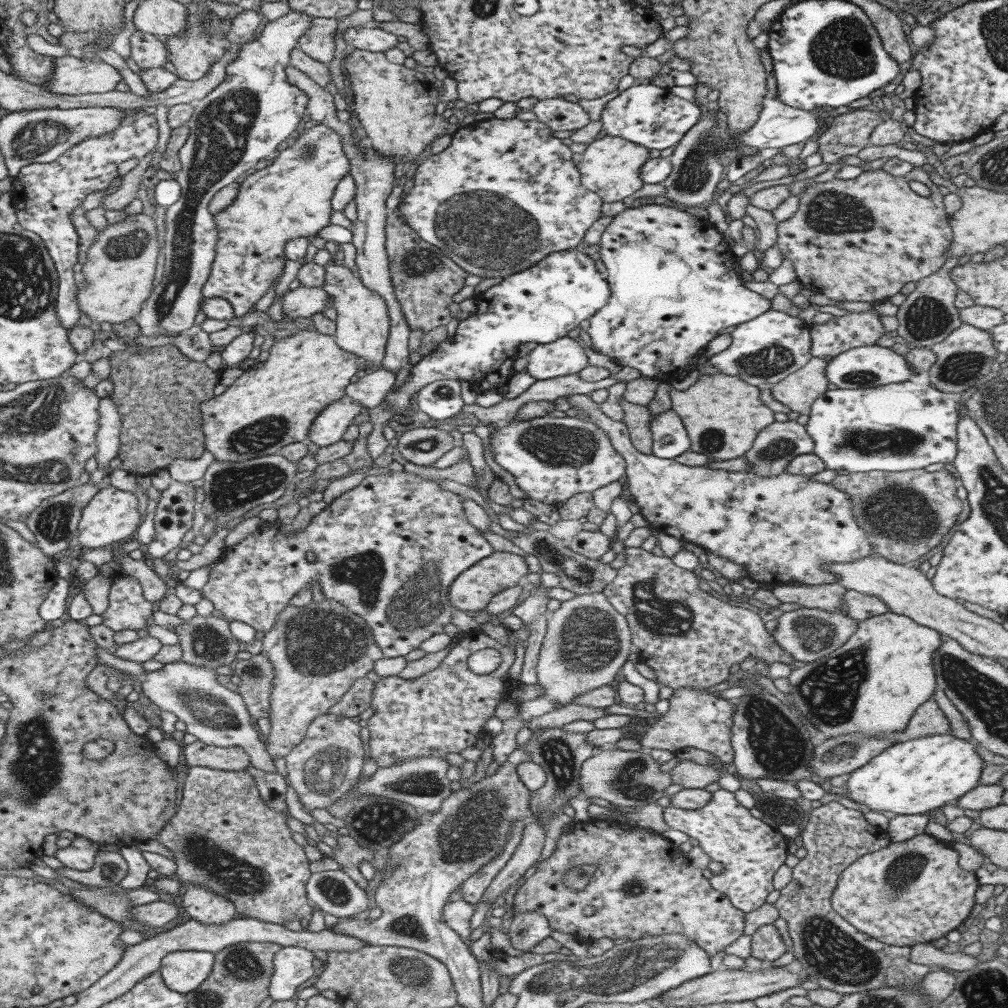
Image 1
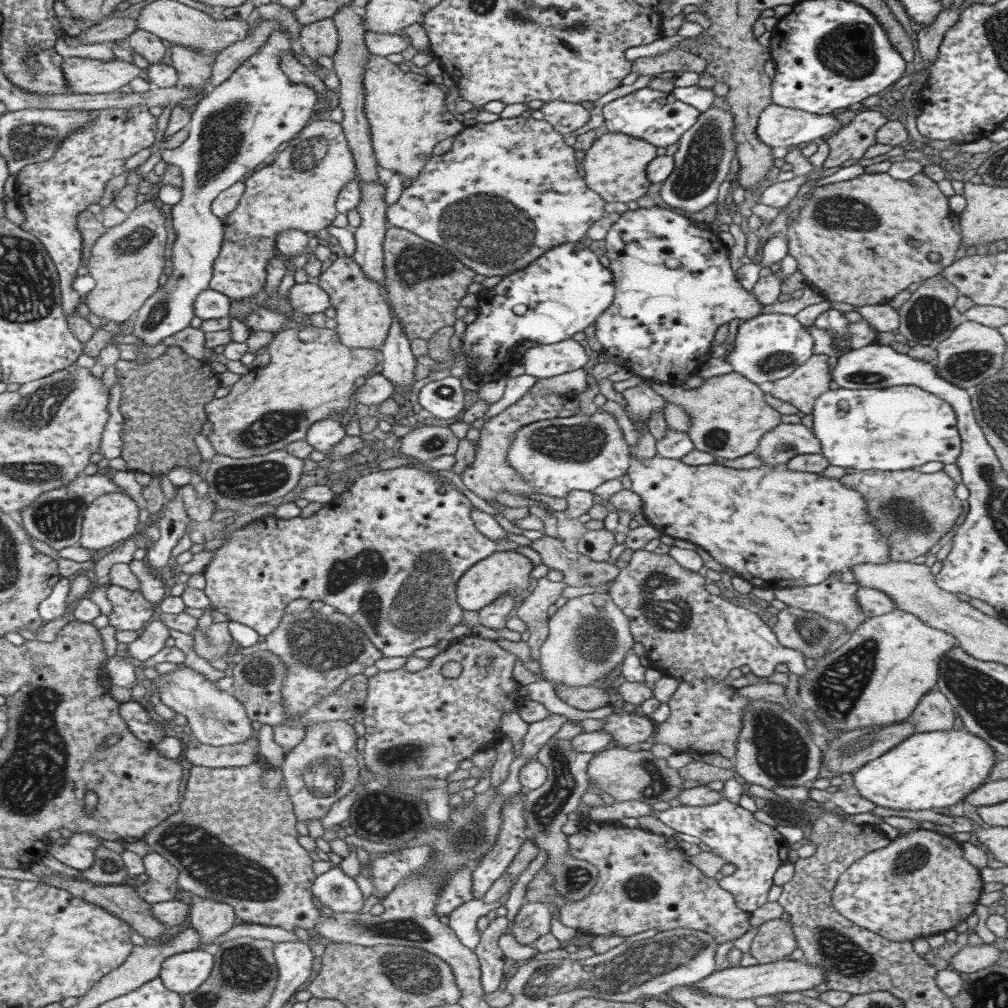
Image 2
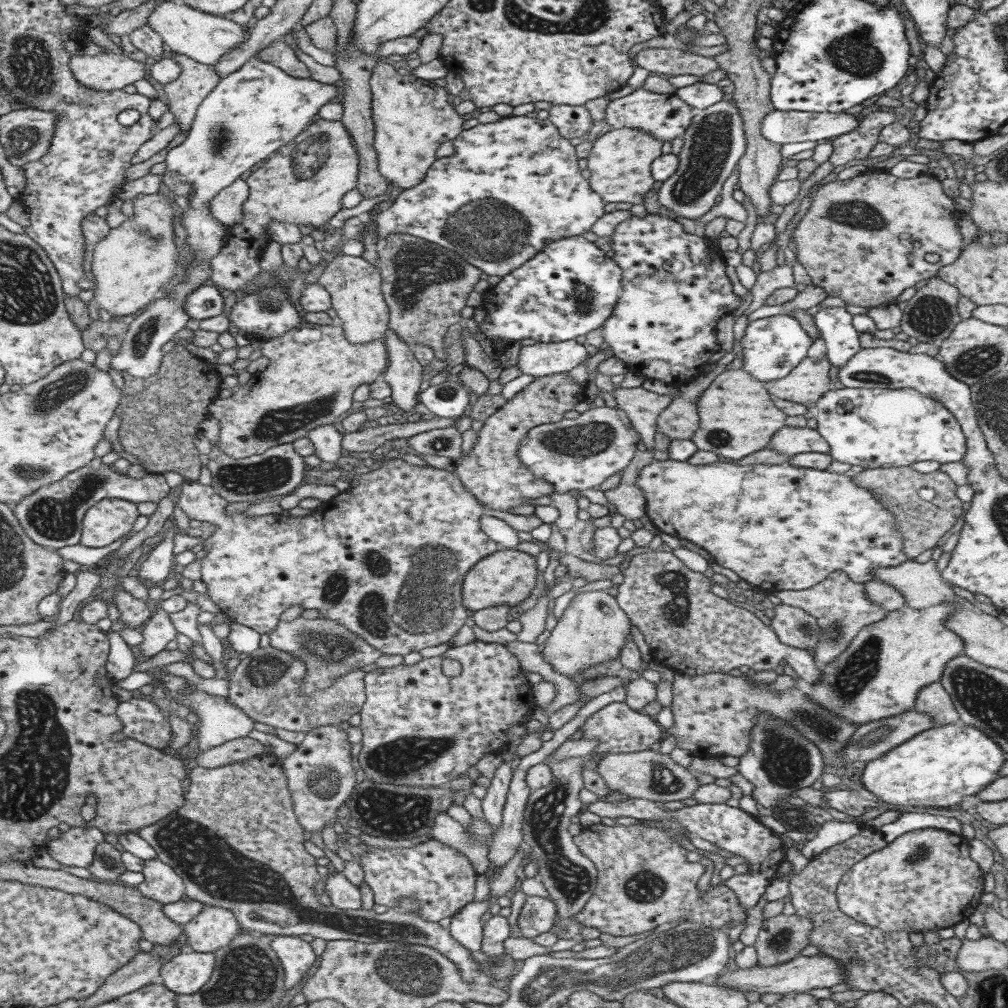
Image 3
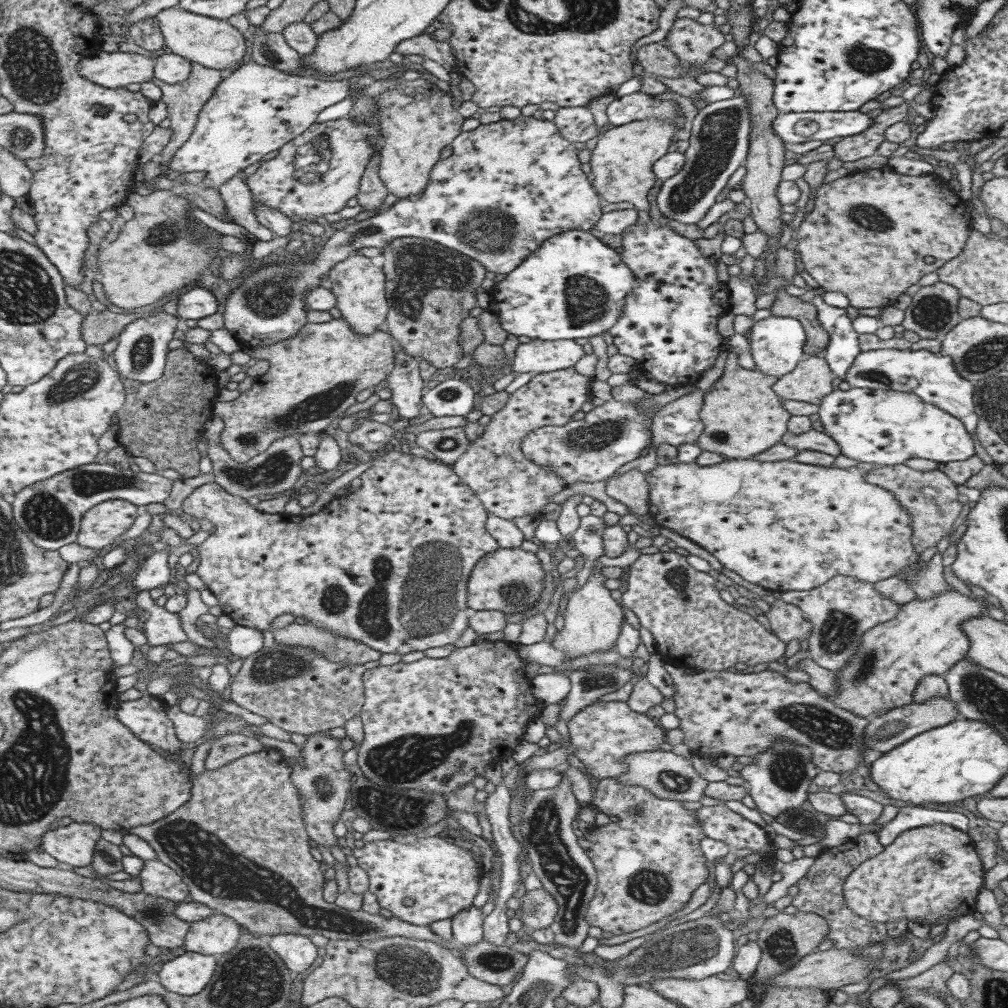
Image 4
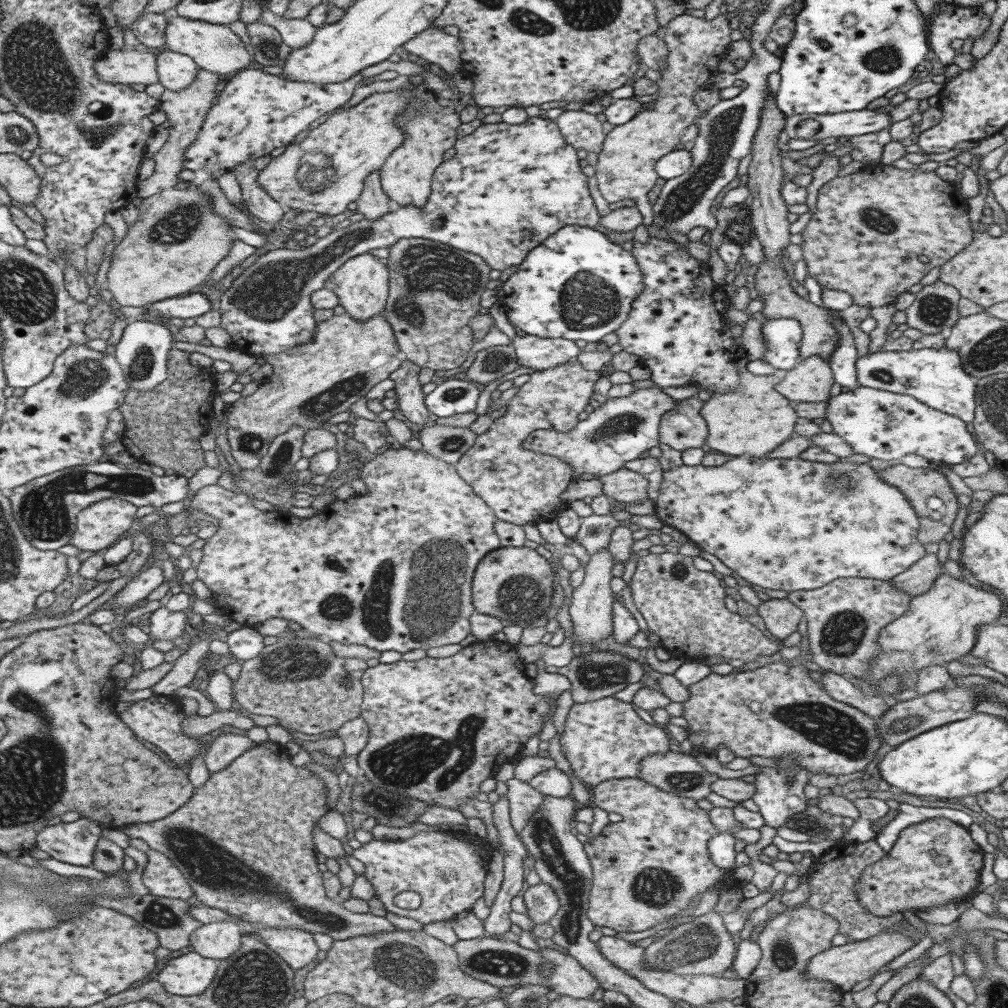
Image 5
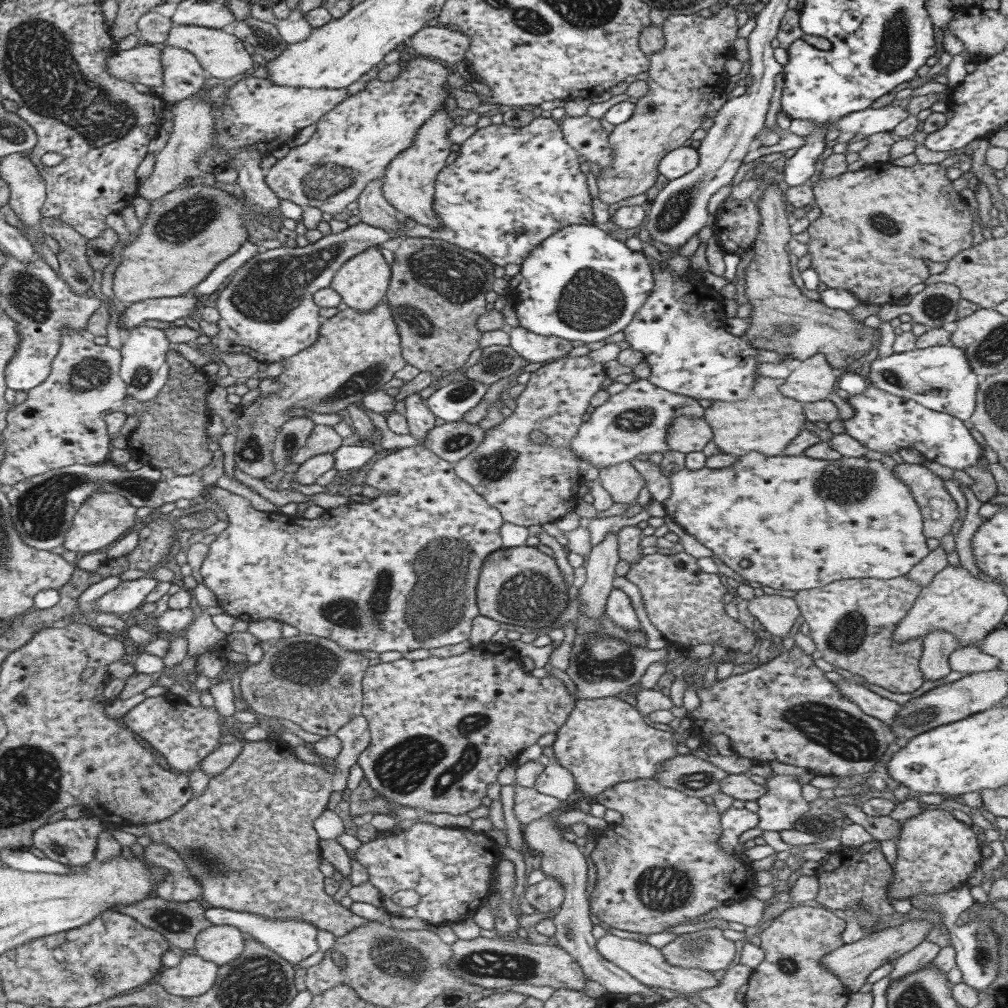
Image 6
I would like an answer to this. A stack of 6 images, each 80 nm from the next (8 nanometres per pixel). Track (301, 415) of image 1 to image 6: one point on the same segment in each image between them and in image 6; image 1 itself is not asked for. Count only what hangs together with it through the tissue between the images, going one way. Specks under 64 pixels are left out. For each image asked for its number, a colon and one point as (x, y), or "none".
2: (305, 381)
3: (306, 384)
4: (312, 377)
5: (310, 382)
6: (354, 353)

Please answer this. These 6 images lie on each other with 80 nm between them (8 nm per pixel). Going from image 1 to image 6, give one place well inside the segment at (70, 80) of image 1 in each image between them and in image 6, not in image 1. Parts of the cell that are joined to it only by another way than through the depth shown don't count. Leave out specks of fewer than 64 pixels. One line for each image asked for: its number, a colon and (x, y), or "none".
2: (85, 76)
3: (105, 71)
4: (117, 69)
5: (127, 66)
6: (142, 64)

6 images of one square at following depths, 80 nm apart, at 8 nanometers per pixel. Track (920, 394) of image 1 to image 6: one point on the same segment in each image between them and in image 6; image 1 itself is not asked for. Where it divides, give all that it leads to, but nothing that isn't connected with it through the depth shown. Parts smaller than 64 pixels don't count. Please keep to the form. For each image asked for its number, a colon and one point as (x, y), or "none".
2: (896, 428)
3: (873, 428)
4: (885, 428)
5: (881, 425)
6: (883, 423)

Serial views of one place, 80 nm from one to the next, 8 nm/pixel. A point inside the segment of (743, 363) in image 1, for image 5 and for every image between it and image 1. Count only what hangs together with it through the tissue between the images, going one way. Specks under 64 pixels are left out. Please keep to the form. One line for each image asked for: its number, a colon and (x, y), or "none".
2: (767, 347)
3: (771, 347)
4: (775, 343)
5: (781, 336)

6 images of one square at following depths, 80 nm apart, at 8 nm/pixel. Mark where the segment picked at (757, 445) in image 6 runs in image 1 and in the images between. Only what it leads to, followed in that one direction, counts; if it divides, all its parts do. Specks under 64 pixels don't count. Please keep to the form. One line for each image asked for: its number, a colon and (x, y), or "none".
1: (722, 415)
2: (727, 414)
3: (736, 415)
4: (742, 416)
5: (752, 419)

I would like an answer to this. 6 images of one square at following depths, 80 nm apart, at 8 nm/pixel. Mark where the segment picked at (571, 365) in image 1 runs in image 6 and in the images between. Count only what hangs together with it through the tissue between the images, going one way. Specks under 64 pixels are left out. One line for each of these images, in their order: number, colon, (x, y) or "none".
2: (542, 361)
3: (539, 359)
4: (536, 356)
5: (536, 353)
6: (530, 346)

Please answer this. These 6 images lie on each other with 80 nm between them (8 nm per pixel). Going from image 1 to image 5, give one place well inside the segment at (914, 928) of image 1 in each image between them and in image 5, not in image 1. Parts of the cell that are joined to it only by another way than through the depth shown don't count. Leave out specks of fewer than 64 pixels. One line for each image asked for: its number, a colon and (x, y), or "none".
2: (919, 884)
3: (923, 880)
4: (930, 875)
5: (935, 862)

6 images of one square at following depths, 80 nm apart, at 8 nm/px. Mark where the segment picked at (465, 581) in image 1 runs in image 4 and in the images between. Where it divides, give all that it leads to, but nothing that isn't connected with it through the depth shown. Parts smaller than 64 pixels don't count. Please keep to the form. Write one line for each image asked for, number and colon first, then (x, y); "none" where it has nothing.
2: (506, 573)
3: (506, 577)
4: (509, 580)

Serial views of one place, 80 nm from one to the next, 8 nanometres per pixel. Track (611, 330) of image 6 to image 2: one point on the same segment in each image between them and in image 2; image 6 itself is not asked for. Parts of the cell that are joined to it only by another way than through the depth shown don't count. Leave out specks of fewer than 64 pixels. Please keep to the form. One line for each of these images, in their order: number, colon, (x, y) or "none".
2: (561, 292)
3: (569, 287)
4: (573, 286)
5: (577, 285)

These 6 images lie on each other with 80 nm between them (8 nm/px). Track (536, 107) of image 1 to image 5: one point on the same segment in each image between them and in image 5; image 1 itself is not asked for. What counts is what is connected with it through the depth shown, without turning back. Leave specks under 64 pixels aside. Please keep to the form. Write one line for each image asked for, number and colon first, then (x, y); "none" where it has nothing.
2: (564, 117)
3: (571, 121)
4: (575, 124)
5: (580, 129)

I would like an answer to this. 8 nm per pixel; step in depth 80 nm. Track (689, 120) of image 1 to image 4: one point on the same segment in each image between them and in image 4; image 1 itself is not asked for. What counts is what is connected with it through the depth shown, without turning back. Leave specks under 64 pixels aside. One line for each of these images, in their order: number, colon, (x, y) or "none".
2: (654, 116)
3: (664, 116)
4: (637, 106)

